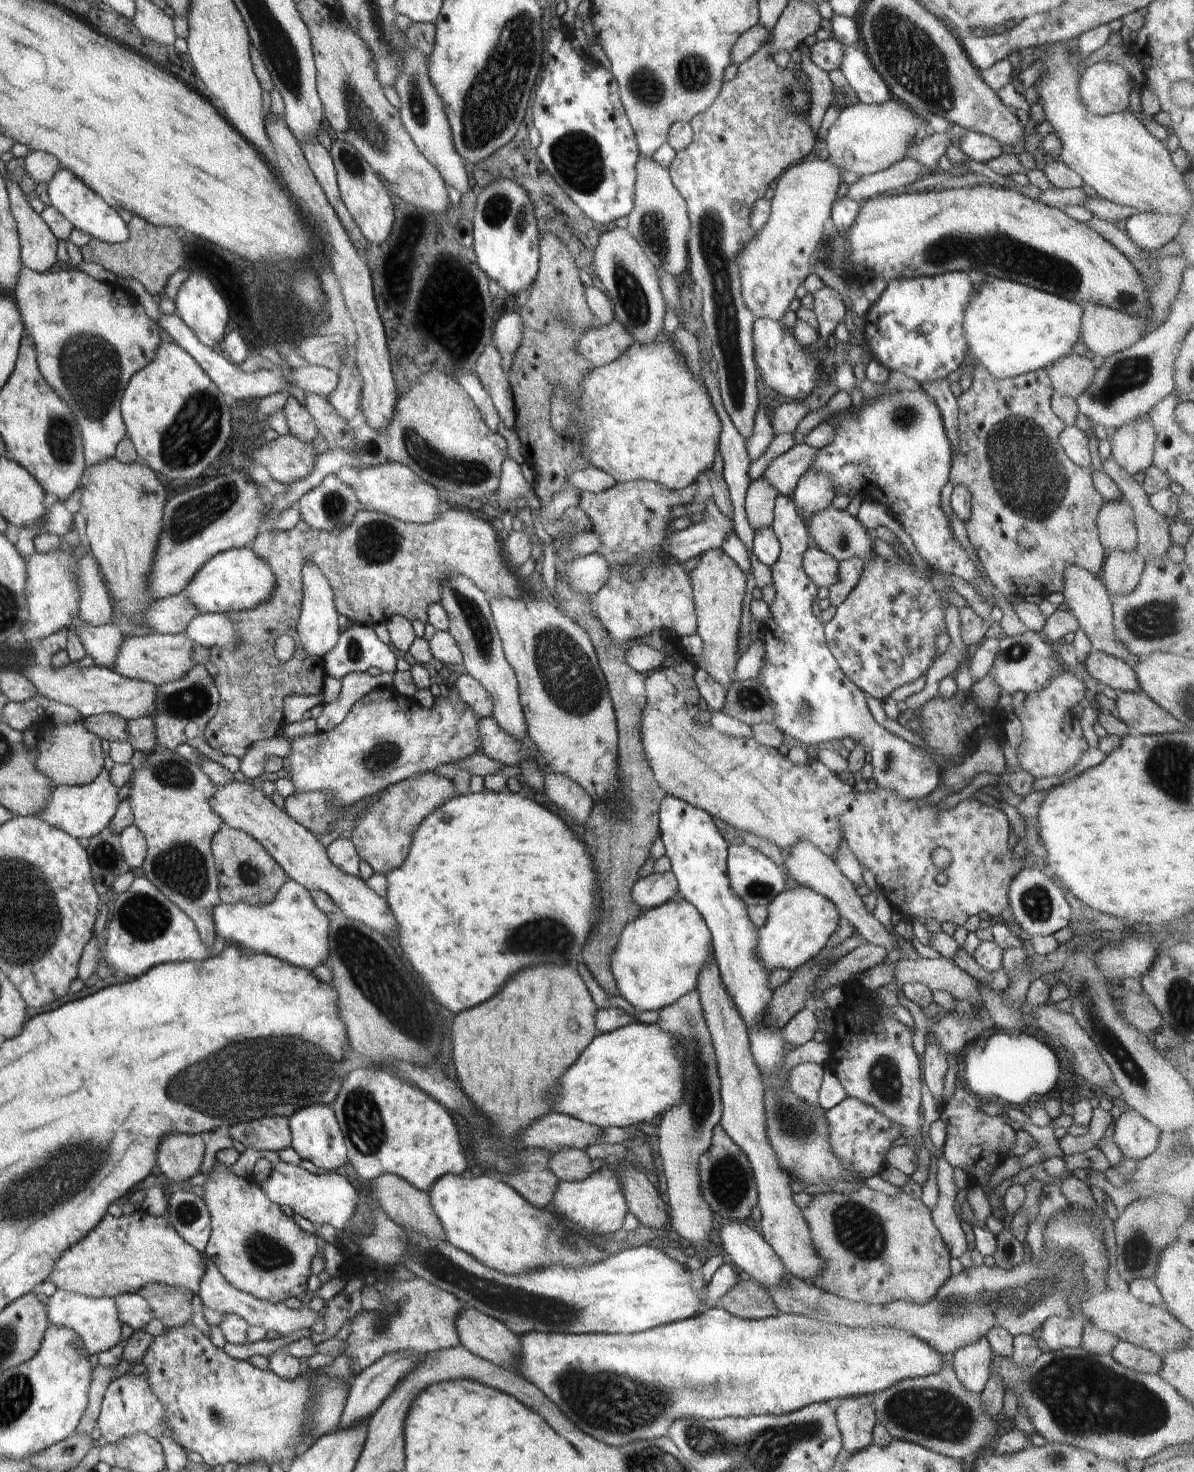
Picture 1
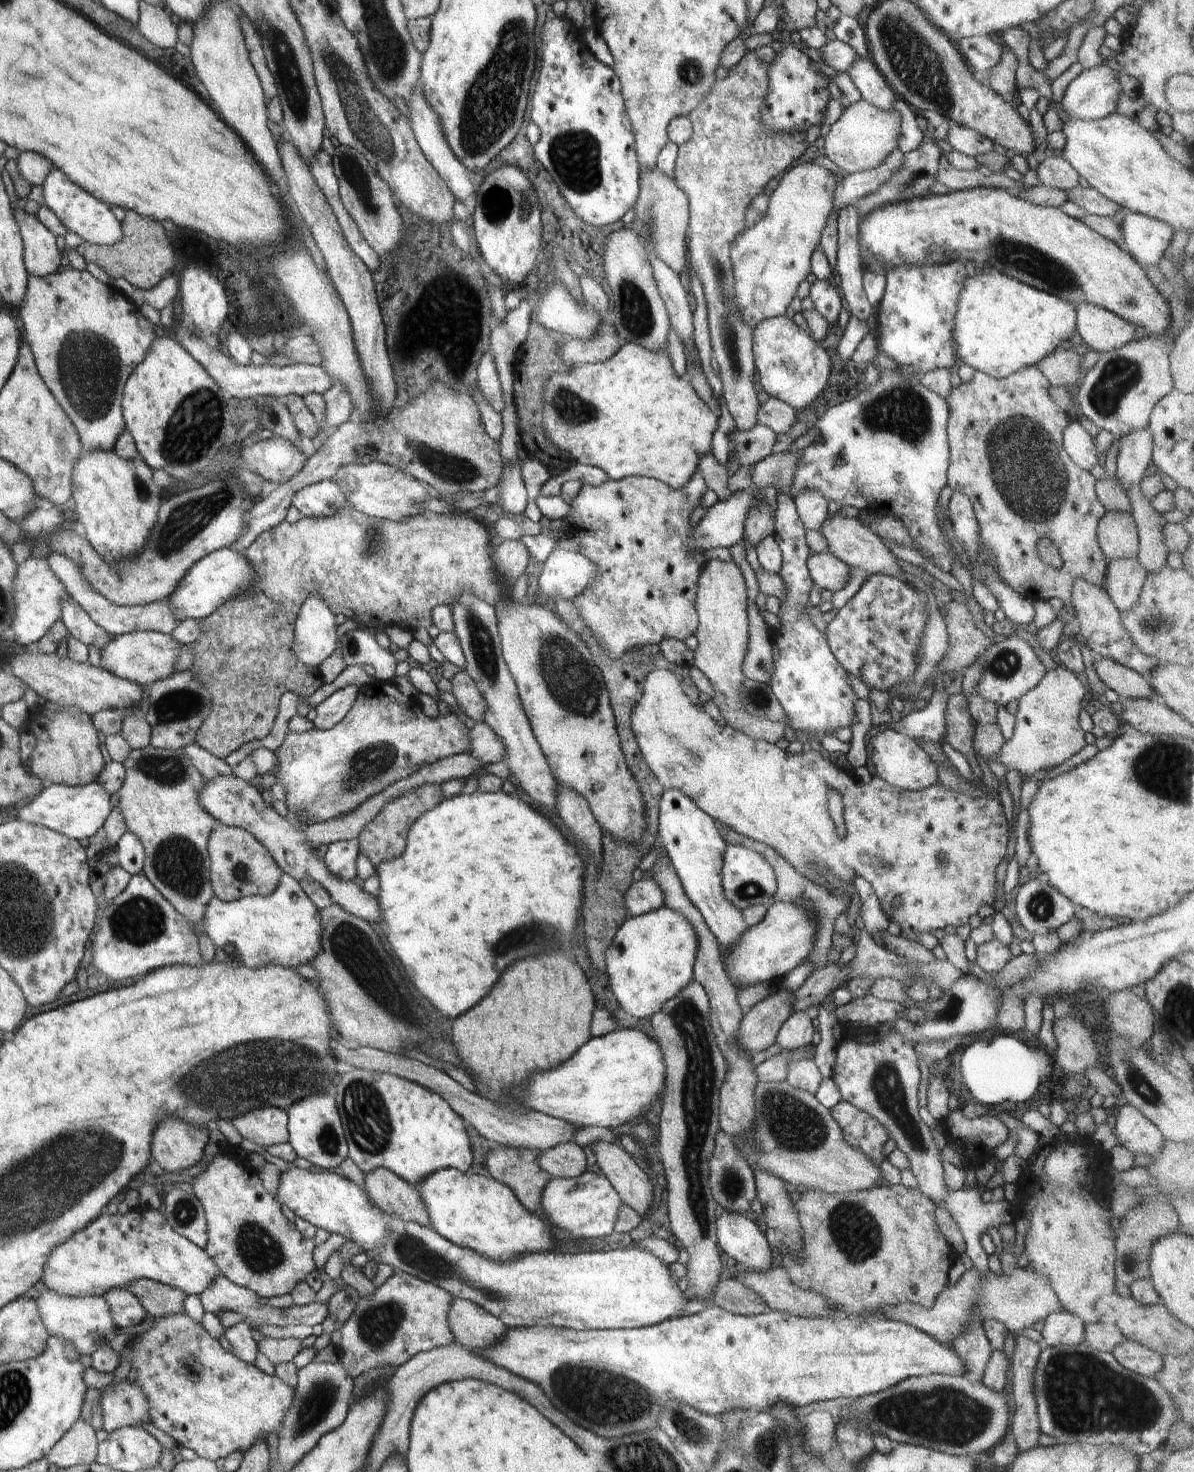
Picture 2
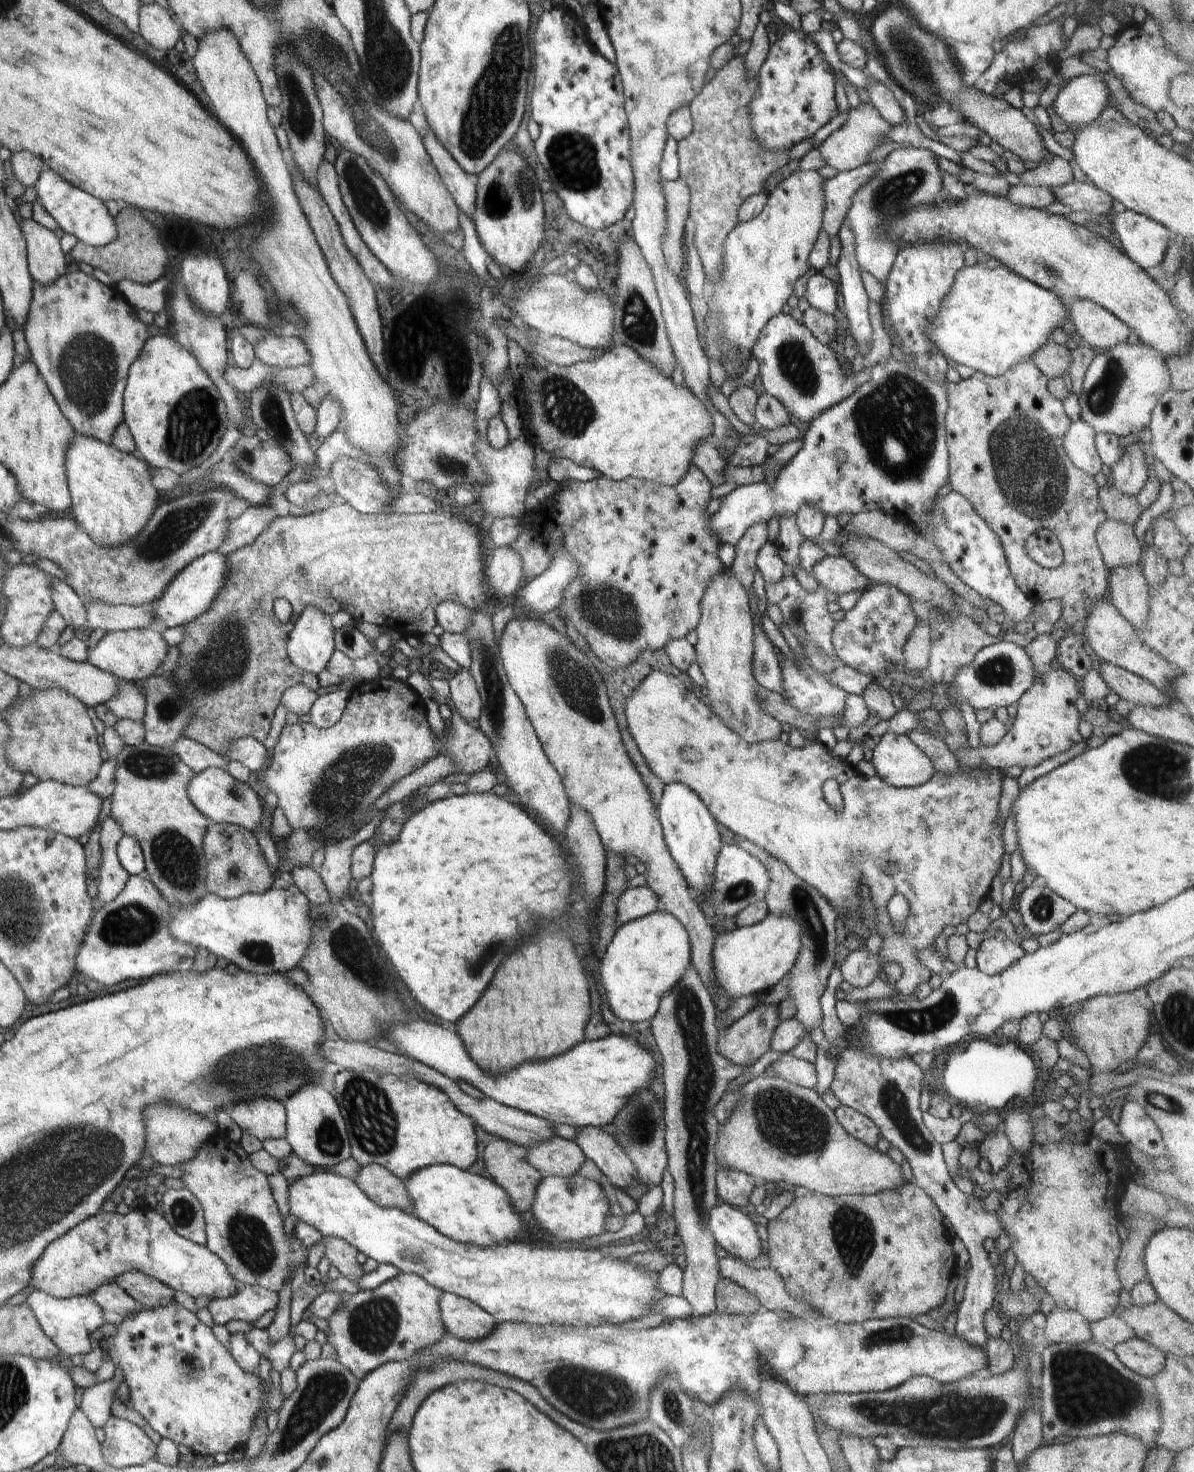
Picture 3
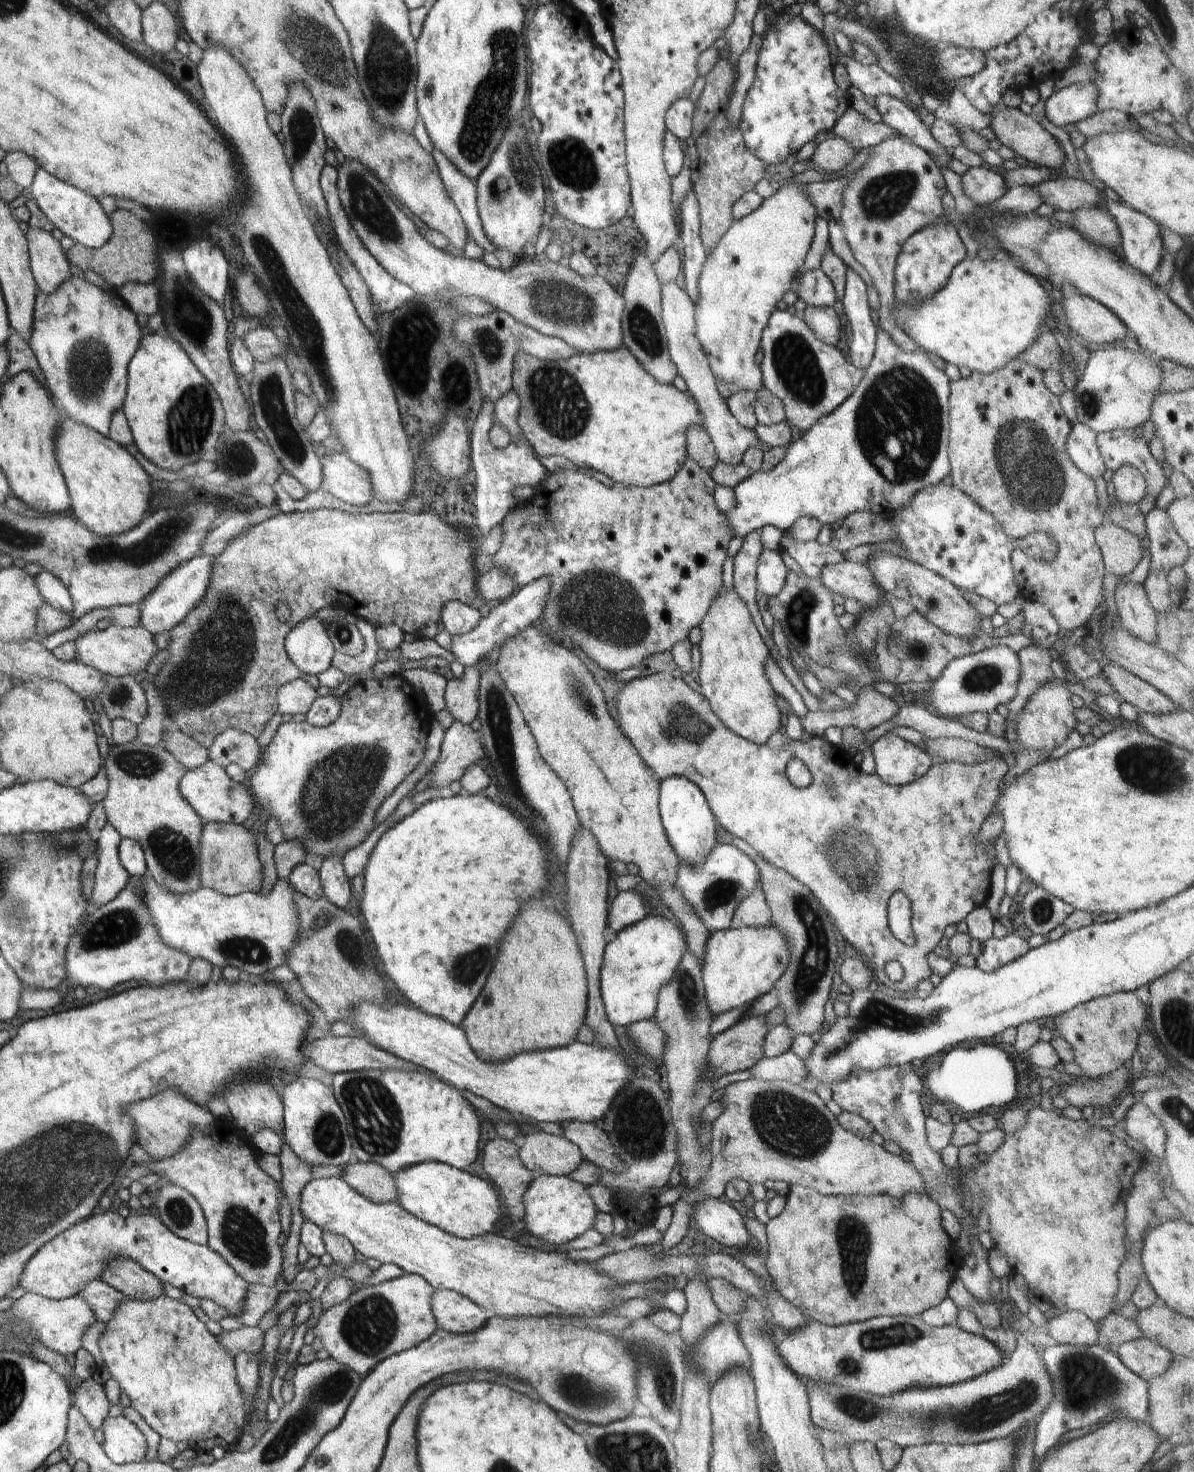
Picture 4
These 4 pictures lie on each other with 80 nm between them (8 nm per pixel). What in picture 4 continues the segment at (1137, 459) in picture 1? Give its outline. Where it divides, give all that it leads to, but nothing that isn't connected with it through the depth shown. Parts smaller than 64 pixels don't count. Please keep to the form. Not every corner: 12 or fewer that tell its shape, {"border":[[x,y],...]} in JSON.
{"border":[[1132,465],[1114,471],[1114,495],[1122,504],[1139,504],[1148,490]]}

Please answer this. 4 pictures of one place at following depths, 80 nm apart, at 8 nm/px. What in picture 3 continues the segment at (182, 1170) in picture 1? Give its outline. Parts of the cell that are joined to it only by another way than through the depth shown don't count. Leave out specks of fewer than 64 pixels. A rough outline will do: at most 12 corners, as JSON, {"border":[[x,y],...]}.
{"border":[[168,1103],[144,1109],[144,1153],[166,1166],[196,1158],[219,1130]]}

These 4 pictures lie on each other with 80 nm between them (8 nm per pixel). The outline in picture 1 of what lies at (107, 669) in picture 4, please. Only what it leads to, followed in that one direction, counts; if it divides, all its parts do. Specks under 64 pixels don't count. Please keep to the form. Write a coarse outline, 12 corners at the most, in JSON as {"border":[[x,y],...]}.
{"border":[[186,635],[123,637],[112,670],[154,686],[194,666]]}

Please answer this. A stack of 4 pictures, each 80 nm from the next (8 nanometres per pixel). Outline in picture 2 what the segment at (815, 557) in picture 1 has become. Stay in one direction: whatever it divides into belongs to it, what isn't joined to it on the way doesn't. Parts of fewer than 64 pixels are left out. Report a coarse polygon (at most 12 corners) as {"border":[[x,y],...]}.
{"border":[[814,553],[807,567],[820,590],[846,586],[849,566],[832,553]]}

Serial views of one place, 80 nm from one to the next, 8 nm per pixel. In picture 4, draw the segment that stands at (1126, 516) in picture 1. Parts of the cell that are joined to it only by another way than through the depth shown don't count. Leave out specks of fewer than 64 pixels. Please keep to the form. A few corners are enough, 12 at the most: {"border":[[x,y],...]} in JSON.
{"border":[[1110,520],[1095,539],[1107,572],[1130,574],[1143,556],[1139,538]]}

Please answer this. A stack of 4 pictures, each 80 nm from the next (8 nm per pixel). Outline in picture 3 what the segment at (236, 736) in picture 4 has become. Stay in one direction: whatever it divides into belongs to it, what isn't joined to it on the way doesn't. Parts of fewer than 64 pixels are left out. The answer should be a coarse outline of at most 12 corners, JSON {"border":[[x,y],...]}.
{"border":[[255,738],[231,742],[224,757],[261,773],[270,750]]}

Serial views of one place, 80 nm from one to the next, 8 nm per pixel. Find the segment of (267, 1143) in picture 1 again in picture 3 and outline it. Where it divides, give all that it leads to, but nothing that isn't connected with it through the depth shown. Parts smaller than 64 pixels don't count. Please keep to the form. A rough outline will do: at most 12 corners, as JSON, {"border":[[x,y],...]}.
{"border":[[255,1098],[229,1108],[240,1130],[284,1138],[286,1111],[276,1099]]}

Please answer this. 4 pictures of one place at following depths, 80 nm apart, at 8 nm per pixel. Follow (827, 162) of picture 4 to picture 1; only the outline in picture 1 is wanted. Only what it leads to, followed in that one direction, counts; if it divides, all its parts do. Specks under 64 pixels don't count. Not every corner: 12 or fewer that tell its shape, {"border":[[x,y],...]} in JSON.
{"border":[[894,98],[840,111],[829,159],[858,175],[908,156],[925,117]]}

